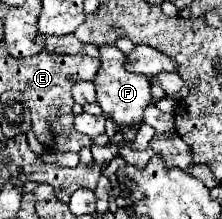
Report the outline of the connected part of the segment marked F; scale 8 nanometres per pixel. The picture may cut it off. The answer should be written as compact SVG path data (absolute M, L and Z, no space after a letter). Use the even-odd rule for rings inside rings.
M101 47L101 67L99 73L95 77L95 89L97 89L97 103L101 105L103 113L113 119L113 123L117 127L139 127L143 123L143 113L145 109L153 103L153 95L151 95L151 83L147 77L139 75L139 73L131 73L125 69L125 61L127 57L117 49L117 47Z

